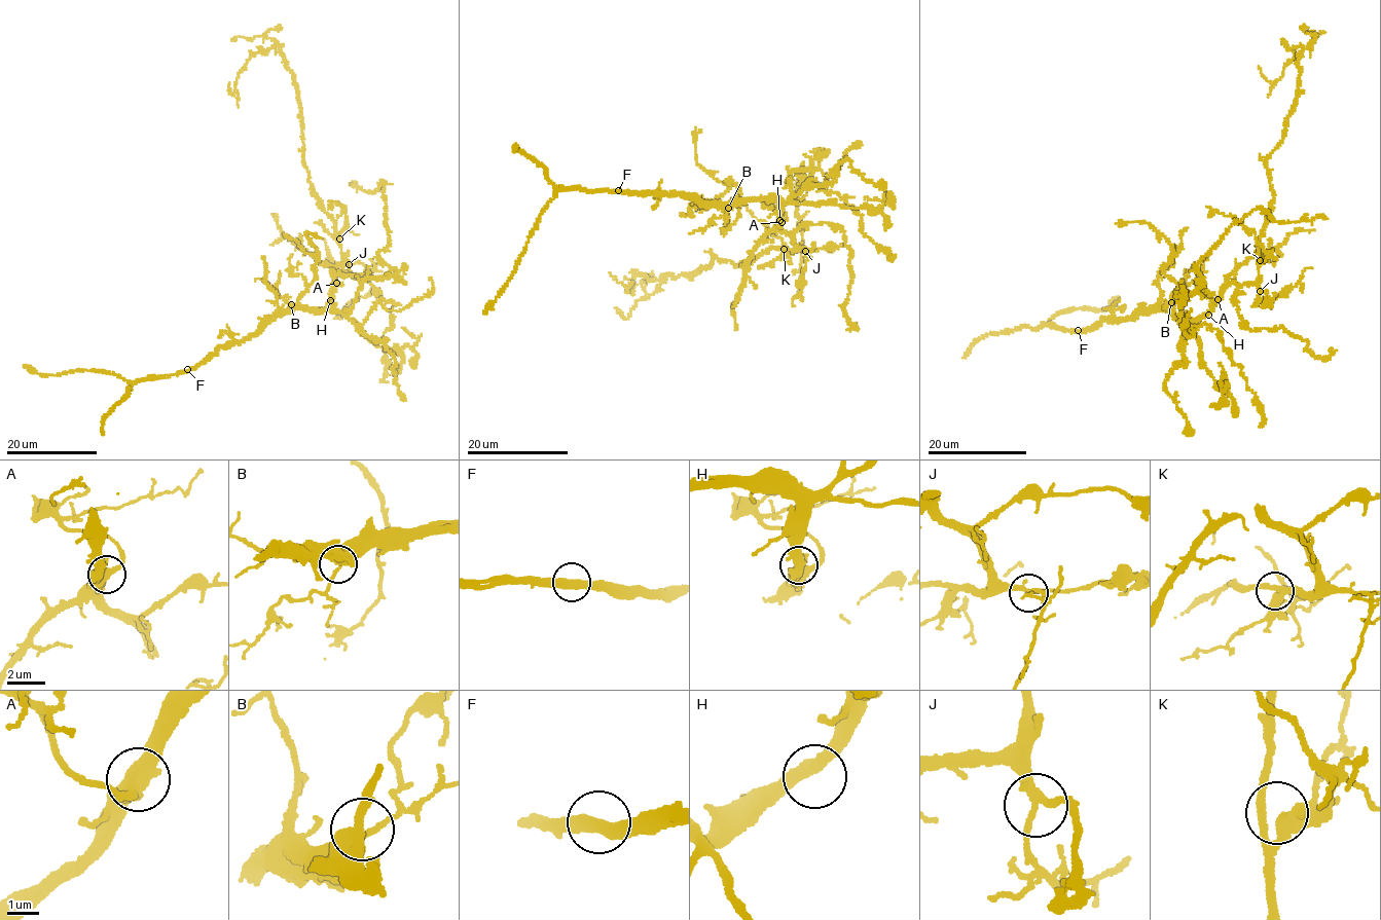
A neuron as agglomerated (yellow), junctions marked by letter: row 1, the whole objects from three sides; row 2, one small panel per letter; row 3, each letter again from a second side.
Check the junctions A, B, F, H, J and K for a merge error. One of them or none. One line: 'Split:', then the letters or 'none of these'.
Split: none of these

